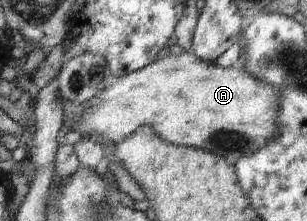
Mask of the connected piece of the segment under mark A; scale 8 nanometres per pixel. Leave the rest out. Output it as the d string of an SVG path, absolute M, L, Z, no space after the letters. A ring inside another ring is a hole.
M192 52L166 56L134 73L115 77L108 87L104 87L88 103L74 103L67 100L61 100L60 103L67 126L65 130L78 131L86 138L90 135L98 135L104 141L119 144L140 127L148 125L168 145L201 149L224 158L228 165L233 166L240 157L258 151L278 133L278 125L276 125L278 93L274 91L272 85L254 79L240 65L224 69L215 63L200 61Z

